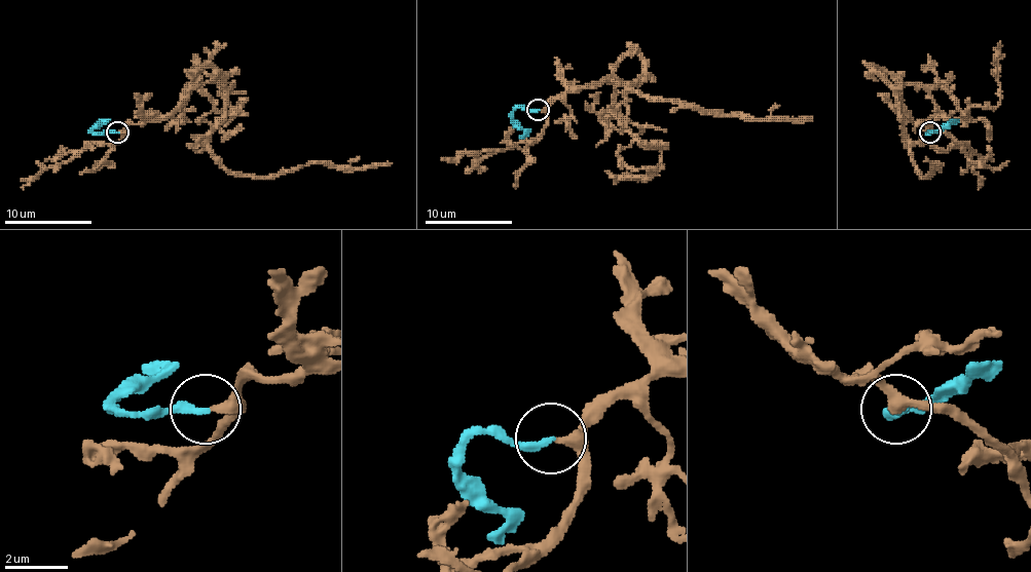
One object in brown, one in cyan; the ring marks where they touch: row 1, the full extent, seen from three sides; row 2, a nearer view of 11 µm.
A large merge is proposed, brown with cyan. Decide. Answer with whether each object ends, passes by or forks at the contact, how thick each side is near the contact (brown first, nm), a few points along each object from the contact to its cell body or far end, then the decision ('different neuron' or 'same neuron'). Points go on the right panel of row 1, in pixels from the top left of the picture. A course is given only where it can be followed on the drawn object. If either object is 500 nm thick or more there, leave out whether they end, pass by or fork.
brown passes by; cyan ends; calibres 260 and 240 nm; course brown (930, 132), (908, 115), (897, 82), (874, 67), (895, 91), (917, 172), (925, 176), (936, 163); course cyan (930, 132), (958, 119); same neuron

